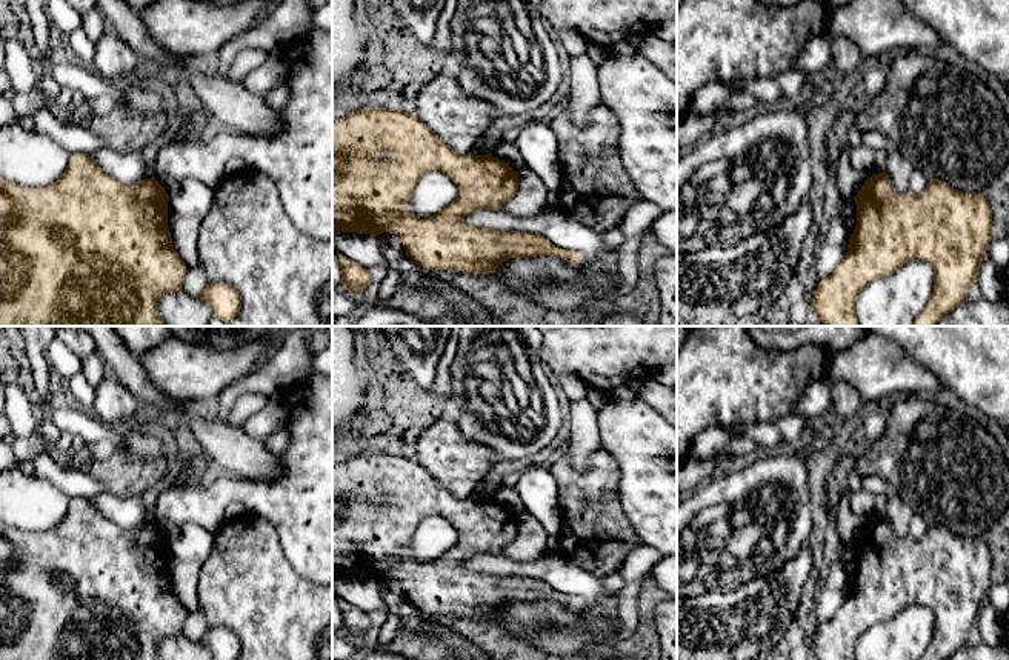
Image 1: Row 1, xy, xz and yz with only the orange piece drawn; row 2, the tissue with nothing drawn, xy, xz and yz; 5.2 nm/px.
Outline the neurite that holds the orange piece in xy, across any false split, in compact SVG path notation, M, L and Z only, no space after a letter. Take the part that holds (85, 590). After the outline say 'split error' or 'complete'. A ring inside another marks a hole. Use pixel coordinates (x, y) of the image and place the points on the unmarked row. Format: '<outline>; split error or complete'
M72 497L60 523L28 532L0 522L0 660L158 660L157 646L168 637L183 637L186 609L172 589L168 571L169 540L155 522L126 529L105 517L86 497Z; complete

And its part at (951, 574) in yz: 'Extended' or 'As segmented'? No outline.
As segmented

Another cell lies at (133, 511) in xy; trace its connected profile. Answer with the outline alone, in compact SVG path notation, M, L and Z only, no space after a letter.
M171 448L169 465L165 475L145 492L131 497L118 497L105 492L89 500L105 517L126 529L155 522L157 497L172 488L172 482L183 469L185 462L186 455Z

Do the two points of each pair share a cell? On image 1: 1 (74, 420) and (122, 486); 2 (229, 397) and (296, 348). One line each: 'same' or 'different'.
1: different
2: same

